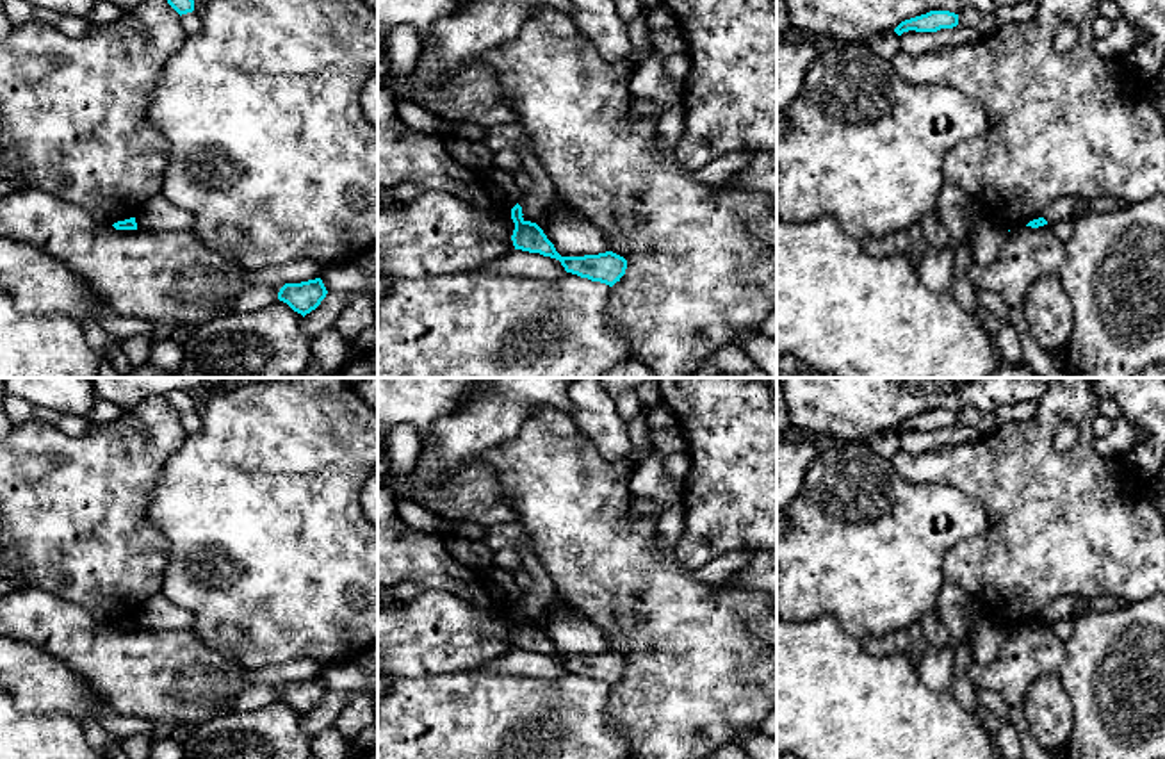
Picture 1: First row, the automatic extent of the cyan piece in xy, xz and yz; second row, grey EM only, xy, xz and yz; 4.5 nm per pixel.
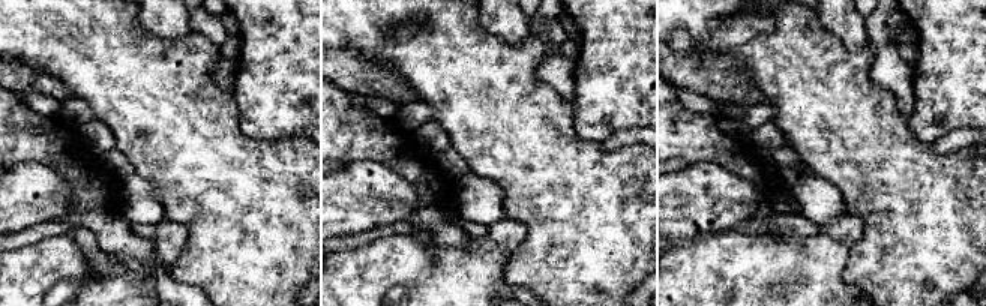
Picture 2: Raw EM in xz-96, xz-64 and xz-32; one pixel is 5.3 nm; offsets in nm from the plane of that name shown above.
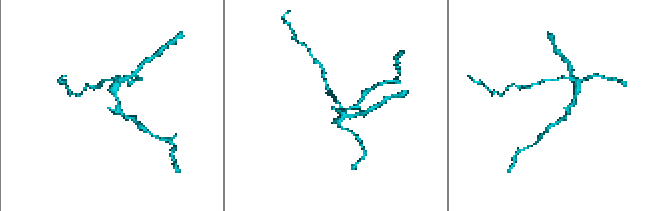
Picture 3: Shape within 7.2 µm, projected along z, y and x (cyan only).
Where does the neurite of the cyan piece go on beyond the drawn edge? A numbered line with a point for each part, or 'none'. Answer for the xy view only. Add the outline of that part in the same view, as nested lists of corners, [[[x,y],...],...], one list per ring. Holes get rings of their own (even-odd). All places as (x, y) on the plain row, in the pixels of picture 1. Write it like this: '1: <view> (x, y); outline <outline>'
none

